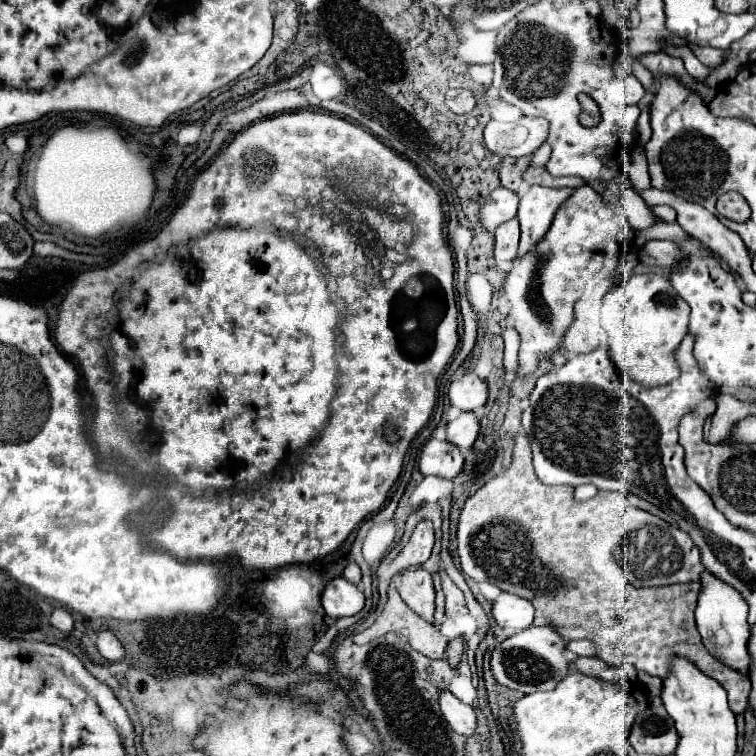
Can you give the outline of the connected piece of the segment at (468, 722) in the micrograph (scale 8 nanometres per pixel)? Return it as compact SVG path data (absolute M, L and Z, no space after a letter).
M438 690L438 704L440 704L440 712L446 718L448 726L462 734L462 736L470 736L474 734L476 728L476 714L474 708L464 704L462 700L458 700L452 692L448 690Z

